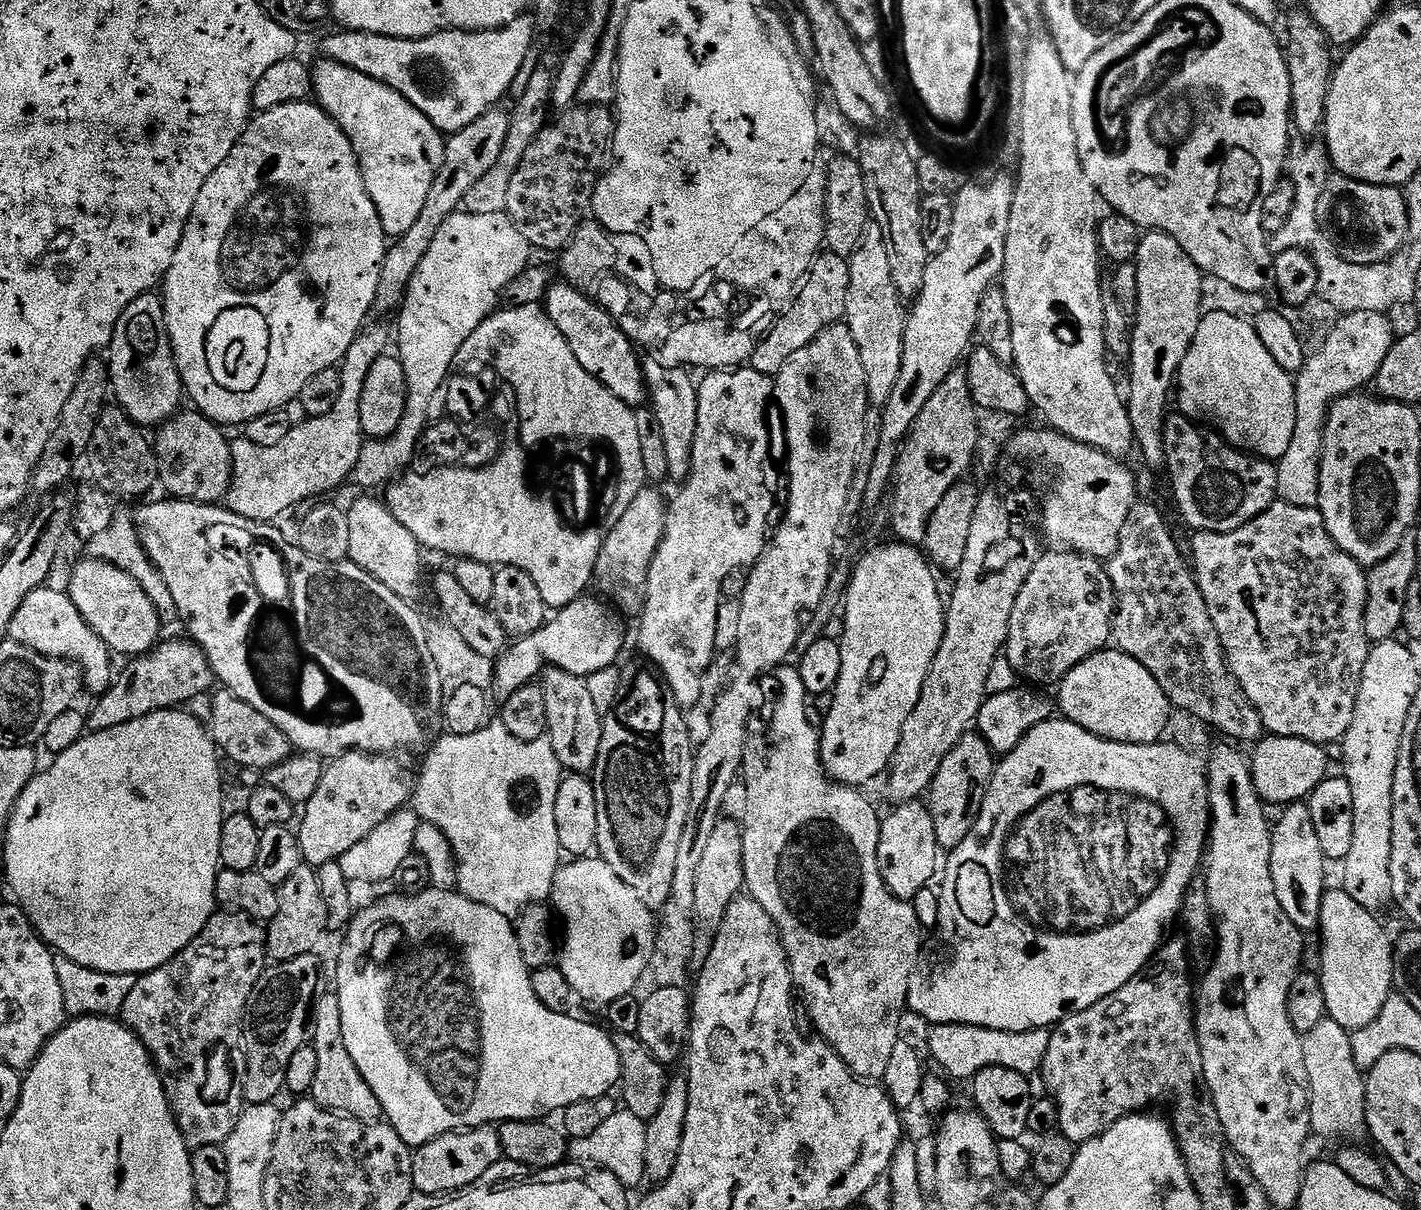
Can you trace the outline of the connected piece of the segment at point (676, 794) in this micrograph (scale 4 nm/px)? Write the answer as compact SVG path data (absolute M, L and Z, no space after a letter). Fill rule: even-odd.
M655 666L640 668L628 680L628 689L620 696L620 701L616 704L616 709L612 712L612 717L604 720L604 733L602 734L602 746L598 746L598 758L590 773L590 779L594 786L594 798L598 798L598 834L596 835L596 848L599 859L605 860L622 878L622 882L631 886L642 898L642 902L648 908L659 910L663 907L667 898L674 891L672 883L678 879L678 846L682 846L682 830L688 821L688 811L690 810L690 798L692 797L692 775L694 774L694 740L688 733L688 724L684 721L685 709L681 708L670 686L660 674L660 669Z

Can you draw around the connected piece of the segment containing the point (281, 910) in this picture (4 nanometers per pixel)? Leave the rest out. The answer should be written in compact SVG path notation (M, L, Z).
M301 866L298 870L294 870L294 874L290 874L290 878L286 878L284 884L279 885L278 891L280 894L278 898L278 914L266 928L267 959L272 962L279 962L313 955L317 951L316 947L319 946L324 932L329 931L326 904L323 902L322 886L317 876L317 869L312 866Z

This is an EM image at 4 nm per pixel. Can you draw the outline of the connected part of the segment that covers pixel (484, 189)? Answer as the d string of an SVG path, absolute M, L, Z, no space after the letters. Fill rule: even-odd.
M536 68L532 73L529 71L528 85L524 88L524 93L516 100L516 105L510 108L508 121L510 122L510 130L506 130L506 146L502 146L502 154L498 154L498 160L494 162L494 166L490 166L490 170L486 170L486 174L482 174L482 178L478 178L478 182L474 182L474 186L470 186L470 190L466 193L462 208L463 211L470 214L498 214L506 209L506 193L510 190L510 178L514 178L514 170L518 170L518 162L522 162L526 150L530 150L530 142L534 142L534 138L544 125L549 123L550 101L552 98L552 77L551 71L547 72L544 68Z

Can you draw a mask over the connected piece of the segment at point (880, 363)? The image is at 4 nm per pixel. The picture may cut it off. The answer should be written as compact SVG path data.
M857 250L847 257L850 290L844 307L844 316L850 334L854 334L854 342L862 358L862 370L866 374L869 401L873 405L883 406L888 403L894 382L898 382L898 374L902 366L906 304L899 290L892 284L890 258L886 252L864 251Z

